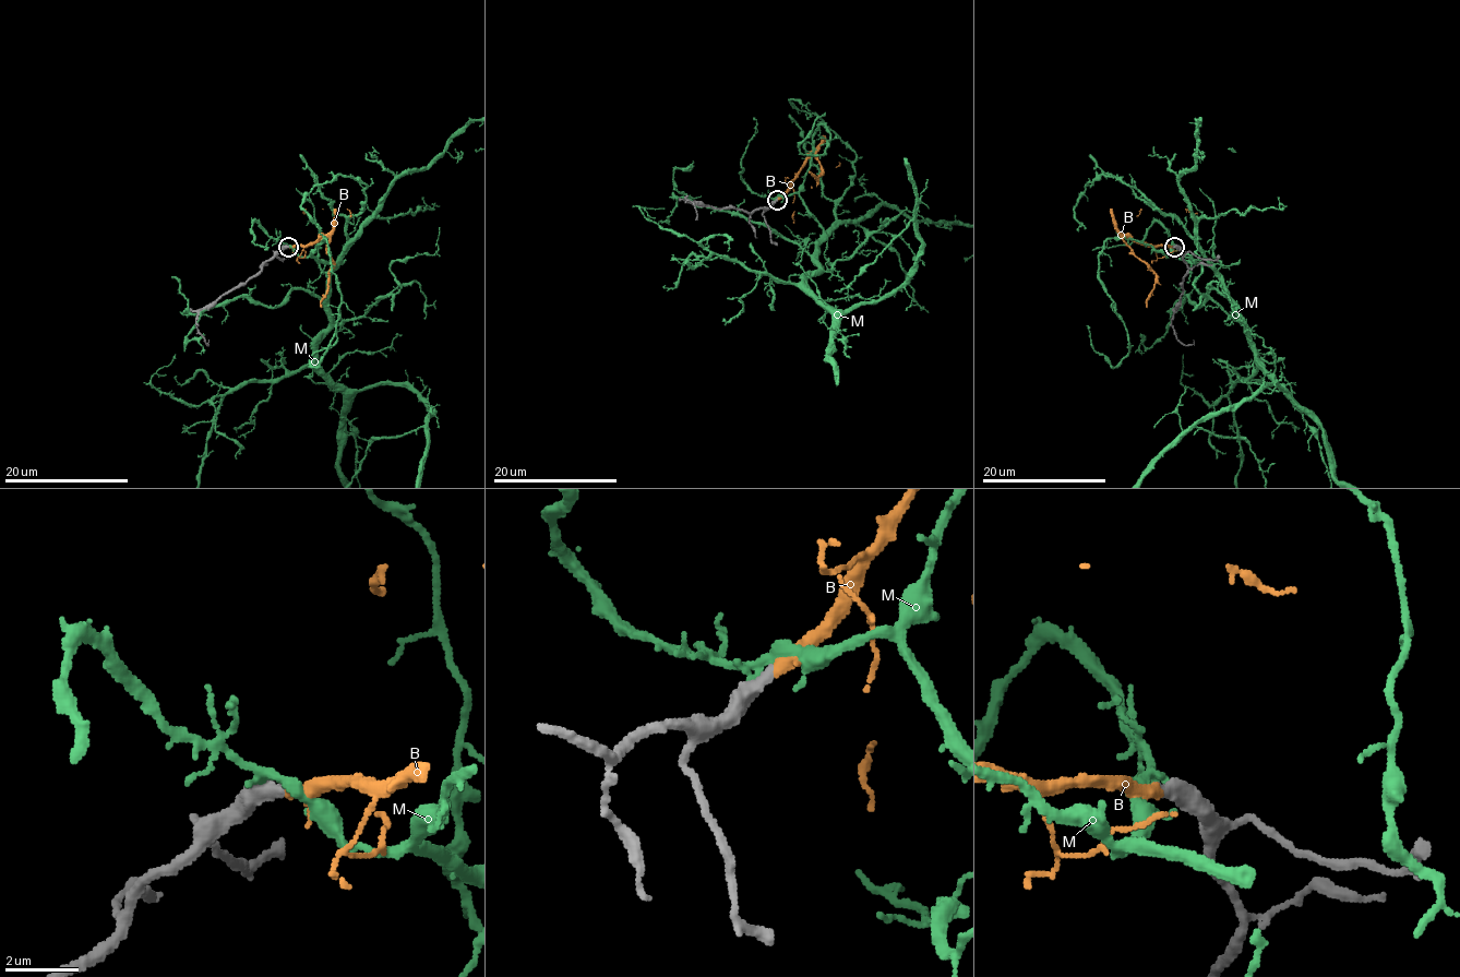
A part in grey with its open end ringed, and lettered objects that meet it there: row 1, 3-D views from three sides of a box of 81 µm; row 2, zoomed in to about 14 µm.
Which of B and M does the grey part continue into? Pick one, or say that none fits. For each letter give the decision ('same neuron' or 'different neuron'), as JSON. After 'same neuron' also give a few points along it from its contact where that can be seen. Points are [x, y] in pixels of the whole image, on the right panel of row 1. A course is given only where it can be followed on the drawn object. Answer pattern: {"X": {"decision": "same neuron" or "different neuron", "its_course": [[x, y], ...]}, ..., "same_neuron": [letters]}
{"B": {"decision": "same neuron", "its_course": [[1173, 247], [1149, 247], [1128, 237], [1123, 238], [1155, 275], [1155, 288], [1147, 307]]}, "M": {"decision": "different neuron"}, "same_neuron": ["B"]}

